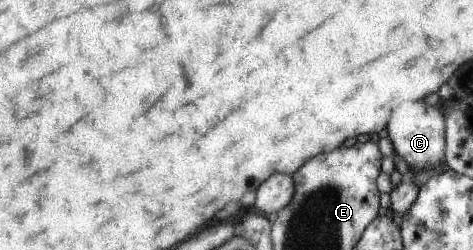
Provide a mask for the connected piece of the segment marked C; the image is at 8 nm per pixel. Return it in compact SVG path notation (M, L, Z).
M418 100L396 108L392 112L387 130L395 152L402 156L410 170L422 172L444 162L446 127L445 116L440 108L426 104L424 100Z

